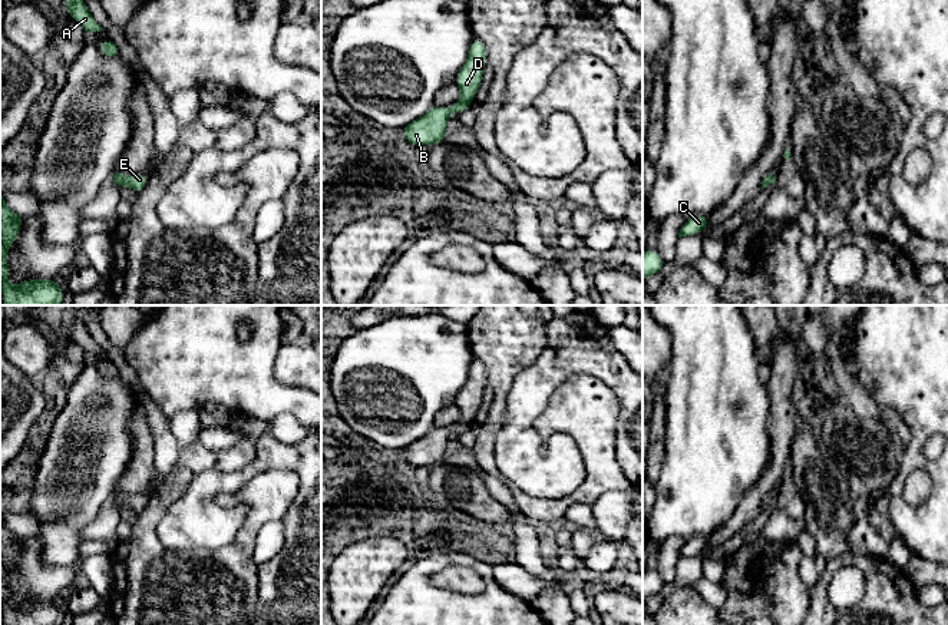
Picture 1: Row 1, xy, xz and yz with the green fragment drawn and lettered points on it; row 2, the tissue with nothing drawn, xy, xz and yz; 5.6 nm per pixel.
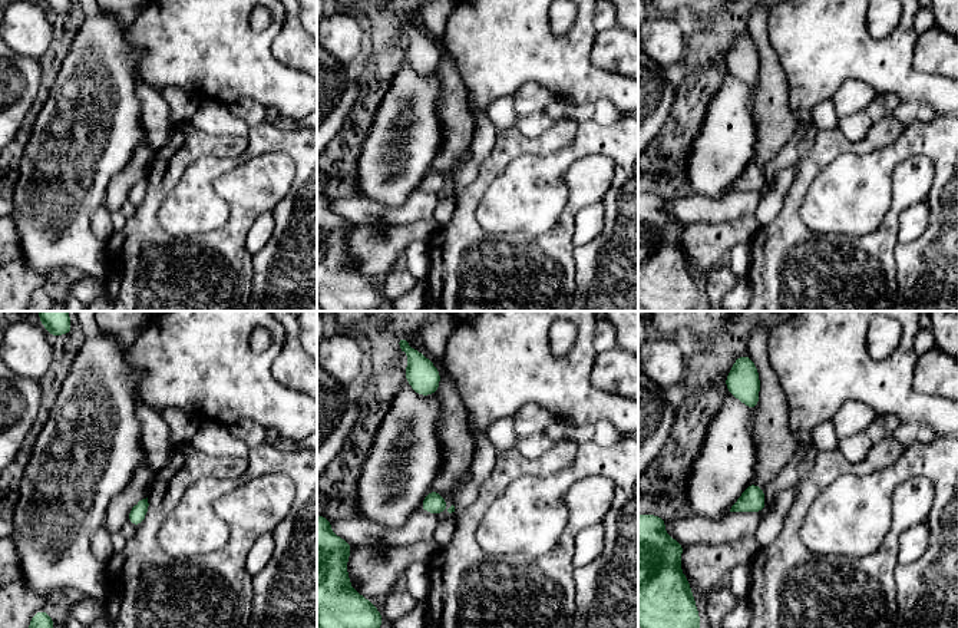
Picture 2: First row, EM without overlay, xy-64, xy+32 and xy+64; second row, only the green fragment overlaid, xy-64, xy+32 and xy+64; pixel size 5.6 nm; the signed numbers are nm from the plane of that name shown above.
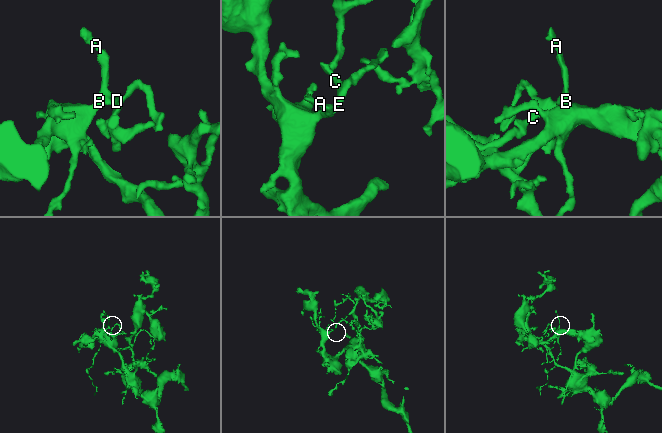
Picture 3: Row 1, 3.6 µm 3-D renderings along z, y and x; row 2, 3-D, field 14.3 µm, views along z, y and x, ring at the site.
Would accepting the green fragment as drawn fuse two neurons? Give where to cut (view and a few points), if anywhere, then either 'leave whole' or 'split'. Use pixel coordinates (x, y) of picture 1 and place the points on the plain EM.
no cut; leave whole

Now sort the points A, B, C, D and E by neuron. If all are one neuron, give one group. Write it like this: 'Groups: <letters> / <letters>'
Groups: A B C D E

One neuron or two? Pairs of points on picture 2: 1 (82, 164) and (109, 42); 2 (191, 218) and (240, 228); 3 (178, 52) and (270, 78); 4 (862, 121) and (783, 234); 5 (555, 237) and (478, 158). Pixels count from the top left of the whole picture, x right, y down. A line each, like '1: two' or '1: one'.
1: one
2: two
3: one
4: two
5: two

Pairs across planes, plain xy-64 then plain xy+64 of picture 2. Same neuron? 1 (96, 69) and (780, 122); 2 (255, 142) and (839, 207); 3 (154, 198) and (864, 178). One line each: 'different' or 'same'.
1: different
2: same
3: different

